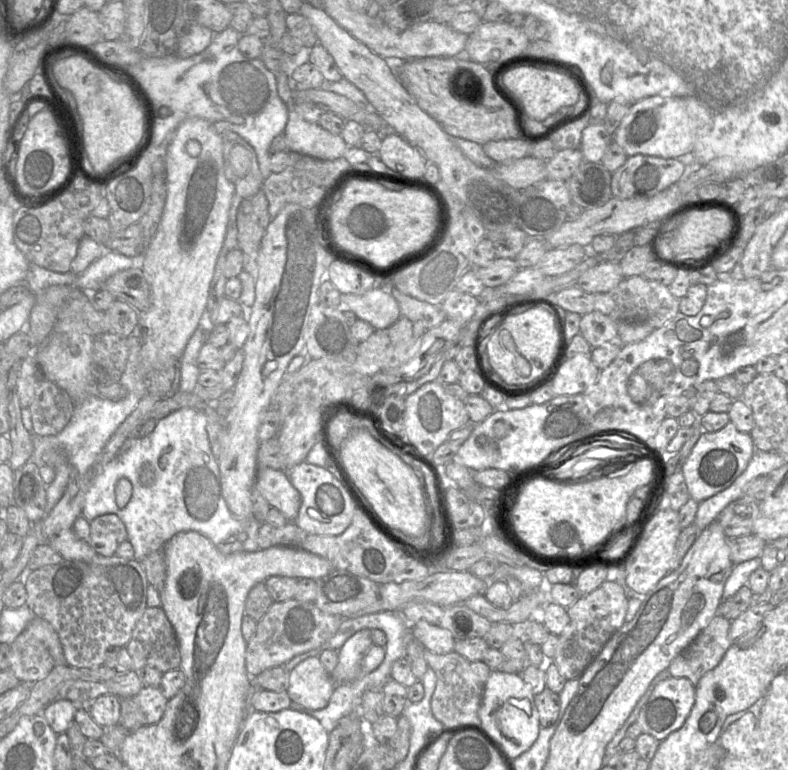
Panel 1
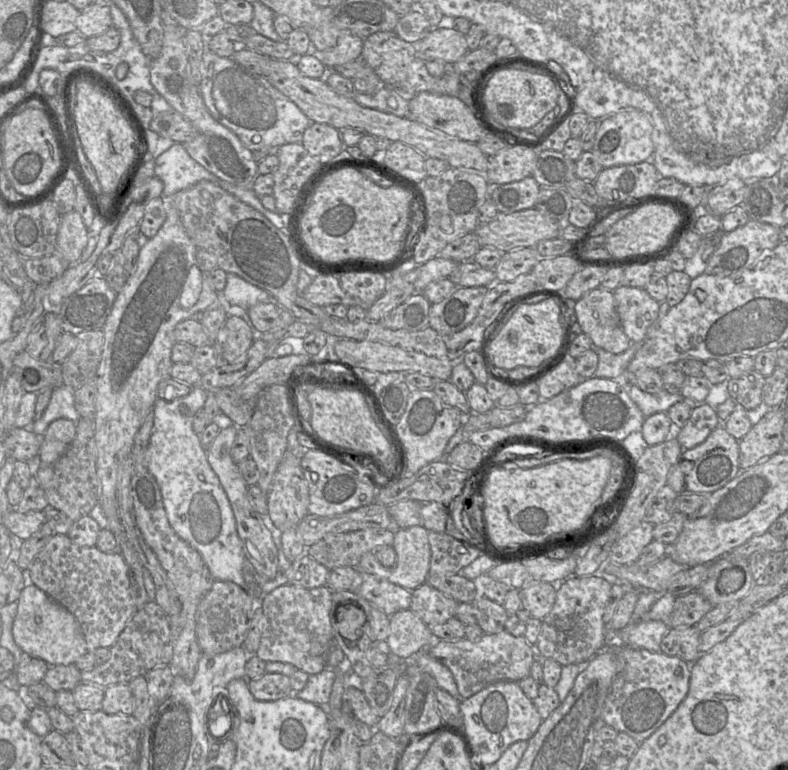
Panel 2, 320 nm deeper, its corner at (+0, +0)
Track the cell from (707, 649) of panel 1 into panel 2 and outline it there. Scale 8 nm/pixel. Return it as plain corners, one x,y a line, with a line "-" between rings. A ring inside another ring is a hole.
695,626
670,628
661,641
661,652
694,663
700,657
701,633

